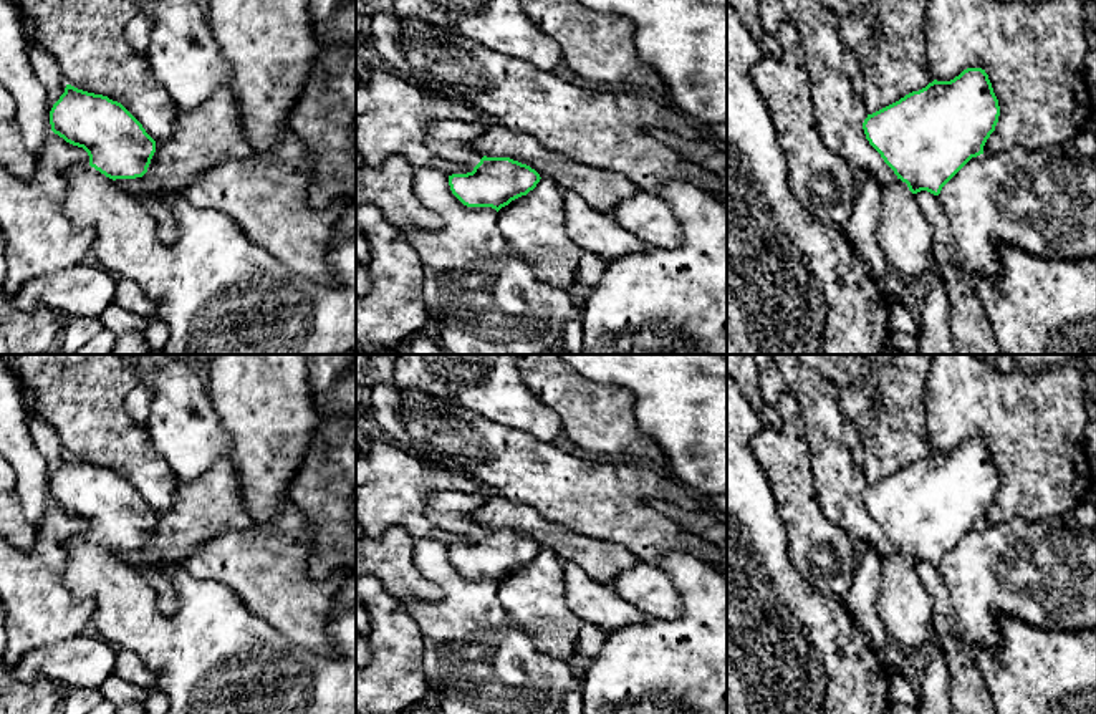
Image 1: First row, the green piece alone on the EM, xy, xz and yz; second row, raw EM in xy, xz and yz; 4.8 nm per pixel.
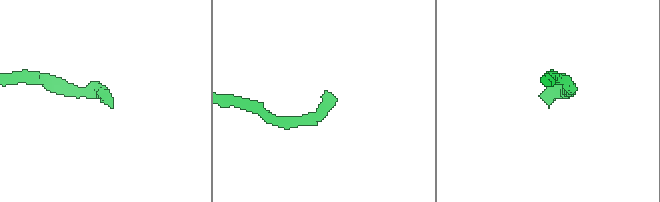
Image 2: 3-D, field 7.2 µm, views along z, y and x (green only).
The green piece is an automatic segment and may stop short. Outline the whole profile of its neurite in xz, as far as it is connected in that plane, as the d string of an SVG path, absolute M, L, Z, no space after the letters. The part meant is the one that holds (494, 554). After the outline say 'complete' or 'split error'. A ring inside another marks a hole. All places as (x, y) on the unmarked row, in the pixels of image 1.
M427 507L425 519L447 533L473 538L472 543L449 547L452 565L467 578L498 583L533 562L541 550L530 537L510 528L487 528L470 514L444 514Z; split error

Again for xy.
M66 456L50 482L51 502L66 514L83 519L89 535L68 540L65 583L78 600L91 600L93 621L114 649L132 651L156 676L157 687L169 697L167 714L356 714L356 572L341 578L334 595L326 633L336 649L331 658L303 651L267 621L253 616L233 590L215 580L199 580L184 567L166 567L174 590L175 613L161 611L162 596L149 581L147 570L123 562L116 550L136 550L147 543L156 512L142 495L118 472Z; split error

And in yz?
M967 439L954 451L934 451L864 490L866 510L897 547L882 558L876 613L901 648L925 651L934 639L935 598L924 588L916 565L939 567L972 528L983 525L998 487L988 446Z; split error

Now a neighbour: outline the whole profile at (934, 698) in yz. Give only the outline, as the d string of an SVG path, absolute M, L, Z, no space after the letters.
M932 653L921 678L917 714L954 714L949 668L942 653Z

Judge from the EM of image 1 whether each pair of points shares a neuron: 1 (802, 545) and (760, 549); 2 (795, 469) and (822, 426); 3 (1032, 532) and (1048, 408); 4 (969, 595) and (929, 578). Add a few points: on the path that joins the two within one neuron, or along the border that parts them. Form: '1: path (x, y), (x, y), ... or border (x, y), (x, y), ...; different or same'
1: border (778, 509), (787, 534), (788, 559), (805, 582); different
2: border (800, 410), (815, 486); different
3: border (1068, 514), (1042, 519), (1009, 517), (995, 524); different
4: border (937, 567), (957, 622); different

